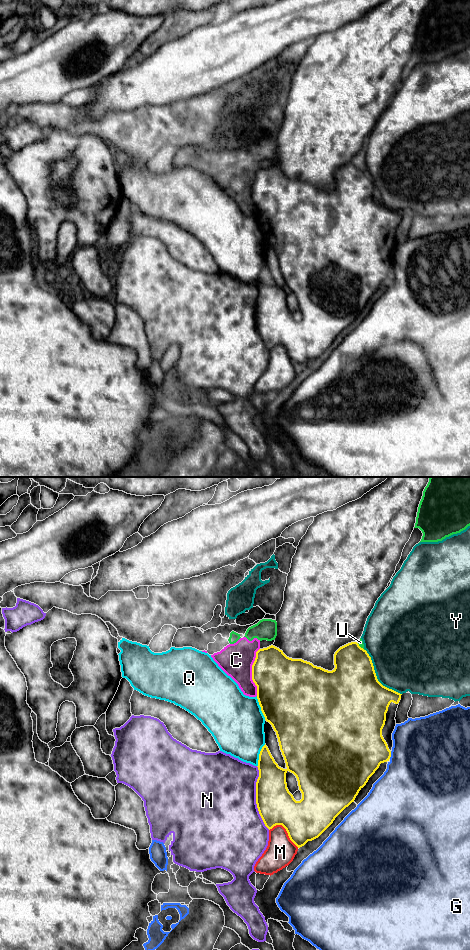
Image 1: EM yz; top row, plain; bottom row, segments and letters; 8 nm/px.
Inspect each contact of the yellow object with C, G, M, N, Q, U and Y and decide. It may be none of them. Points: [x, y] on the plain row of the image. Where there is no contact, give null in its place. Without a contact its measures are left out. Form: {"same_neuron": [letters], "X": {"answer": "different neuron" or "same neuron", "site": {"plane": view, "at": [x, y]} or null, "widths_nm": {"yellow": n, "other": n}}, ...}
{"same_neuron": [], "C": {"answer": "different neuron", "site": {"plane": "yz", "at": [252, 192]}, "widths_nm": {"yellow": 400, "other": 260}}, "G": {"answer": "different neuron", "site": {"plane": "yz", "at": [390, 275]}, "widths_nm": {"yellow": 400, "other": 500}}, "M": {"answer": "different neuron", "site": {"plane": "yz", "at": [286, 350]}, "widths_nm": {"yellow": 340, "other": 240}}, "N": {"answer": "different neuron", "site": {"plane": "yz", "at": [256, 318]}, "widths_nm": {"yellow": 300, "other": 500}}, "Q": {"answer": "different neuron", "site": {"plane": "yz", "at": [261, 228]}, "widths_nm": {"yellow": 500, "other": 440}}, "U": {"answer": "different neuron", "site": {"plane": "yz", "at": [360, 167]}, "widths_nm": {"yellow": 340, "other": 40}}, "Y": {"answer": "different neuron", "site": {"plane": "yz", "at": [376, 196]}, "widths_nm": {"yellow": 480, "other": 480}}}

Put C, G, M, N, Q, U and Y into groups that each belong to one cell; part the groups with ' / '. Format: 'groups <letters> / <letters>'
groups C U / G / M / N / Q / Y

